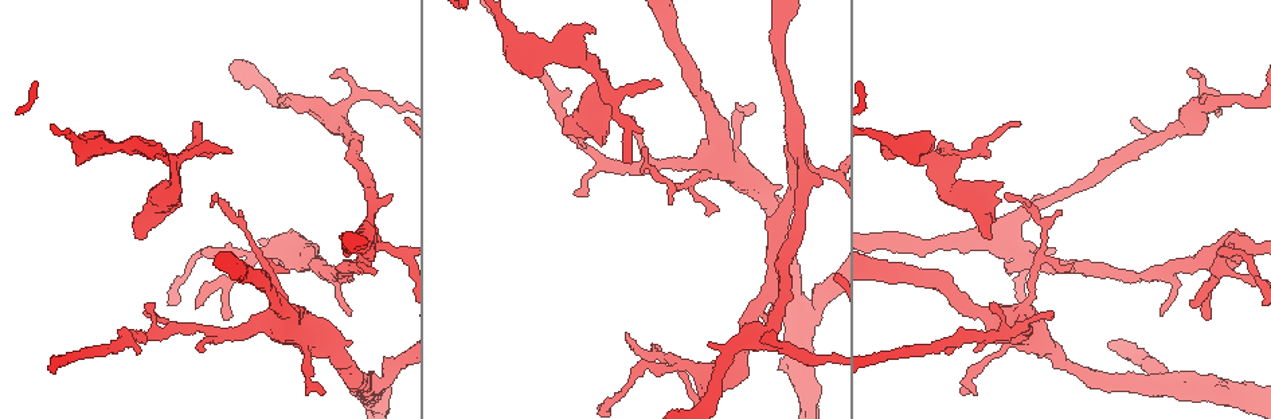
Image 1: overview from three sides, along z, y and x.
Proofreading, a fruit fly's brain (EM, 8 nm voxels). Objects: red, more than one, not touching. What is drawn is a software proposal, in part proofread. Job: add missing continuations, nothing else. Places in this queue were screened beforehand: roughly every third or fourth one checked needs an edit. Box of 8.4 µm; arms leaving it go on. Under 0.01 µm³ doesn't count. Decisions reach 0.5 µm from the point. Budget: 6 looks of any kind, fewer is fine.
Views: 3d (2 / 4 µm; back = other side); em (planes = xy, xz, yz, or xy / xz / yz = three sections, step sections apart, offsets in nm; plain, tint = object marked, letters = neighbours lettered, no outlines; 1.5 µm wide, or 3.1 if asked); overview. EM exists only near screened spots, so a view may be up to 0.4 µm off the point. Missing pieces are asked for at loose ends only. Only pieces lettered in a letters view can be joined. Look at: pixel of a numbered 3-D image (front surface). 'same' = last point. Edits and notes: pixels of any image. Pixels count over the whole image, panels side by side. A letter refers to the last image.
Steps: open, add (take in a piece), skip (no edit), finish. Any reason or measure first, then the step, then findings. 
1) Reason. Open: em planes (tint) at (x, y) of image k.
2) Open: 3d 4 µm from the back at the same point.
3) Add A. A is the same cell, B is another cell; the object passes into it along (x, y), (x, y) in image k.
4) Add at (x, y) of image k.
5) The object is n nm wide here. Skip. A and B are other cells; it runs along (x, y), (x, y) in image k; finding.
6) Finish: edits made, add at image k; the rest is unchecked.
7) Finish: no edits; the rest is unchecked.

Thin end. Open: em planes (letters) at (751, 104) of image 1.

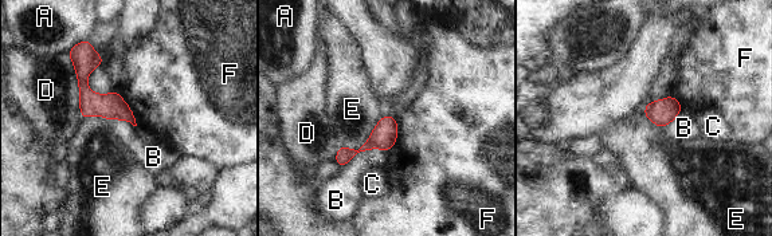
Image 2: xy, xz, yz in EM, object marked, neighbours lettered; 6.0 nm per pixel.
Skip. A, B, C, D, E and F are other cells; none of them fits.

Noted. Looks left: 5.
An open end. Open: 3d 2 µm at (988, 239) of image 1.

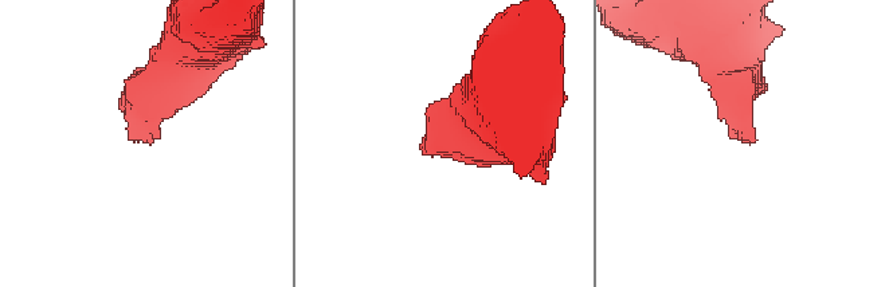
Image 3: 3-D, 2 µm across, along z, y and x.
Open: em planes (letters) at (151, 144) of image 3.

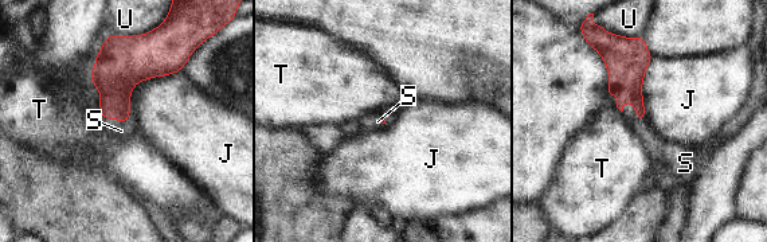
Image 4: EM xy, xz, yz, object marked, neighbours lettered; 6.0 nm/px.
Add S. S is the same cell, J, T and U are other cells; the object passes into it along (114, 79), (121, 120), (121, 131) in image 4; it goes on there.

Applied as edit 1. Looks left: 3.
Free end. Open: em yz step 4 (tint) at (1208, 320) of image 1.

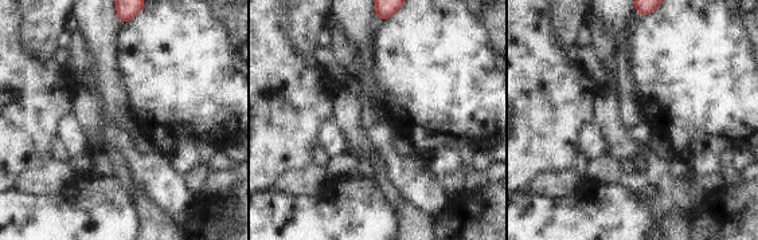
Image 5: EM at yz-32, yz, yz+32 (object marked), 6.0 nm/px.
Another direction. Open: em planes (letters) at the same point.

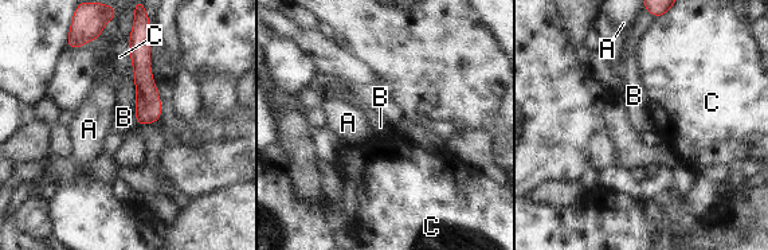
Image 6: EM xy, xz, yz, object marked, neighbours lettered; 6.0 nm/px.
The longest contact is with B, 280 nm. Skip. A, B and C are other cells; a border runs along (133, 79), (134, 120), (137, 124) in image 6; none of them fits.

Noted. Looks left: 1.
Finish: edits made, add at image 4; the rest is unchecked.

